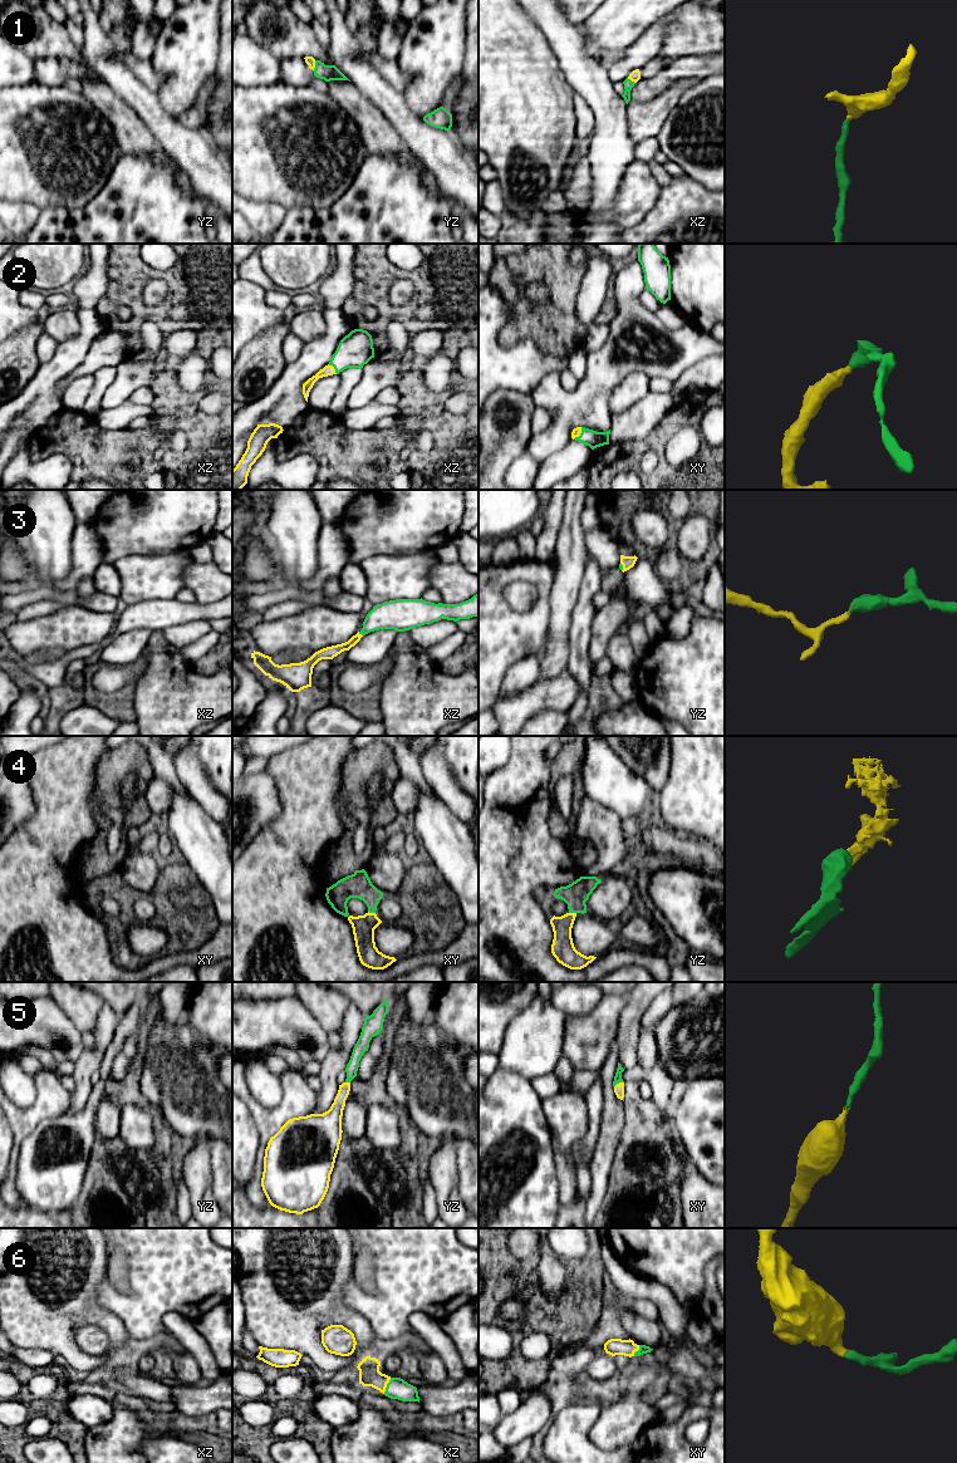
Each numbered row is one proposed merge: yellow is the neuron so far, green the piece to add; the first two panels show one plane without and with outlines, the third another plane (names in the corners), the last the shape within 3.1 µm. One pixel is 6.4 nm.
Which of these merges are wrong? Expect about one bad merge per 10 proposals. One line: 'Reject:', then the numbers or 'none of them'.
Reject: none of them

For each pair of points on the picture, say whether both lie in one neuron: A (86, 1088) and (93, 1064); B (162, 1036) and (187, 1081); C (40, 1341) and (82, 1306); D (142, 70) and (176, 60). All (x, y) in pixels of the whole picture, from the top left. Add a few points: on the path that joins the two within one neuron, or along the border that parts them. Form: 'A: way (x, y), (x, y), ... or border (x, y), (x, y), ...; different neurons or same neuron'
A: way (86, 1081), (87, 1070); same neuron
B: way (171, 1047), (178, 1070); same neuron
C: way (39, 1326), (54, 1310), (67, 1306); same neuron
D: border (150, 59), (153, 68), (165, 78), (155, 93); different neurons

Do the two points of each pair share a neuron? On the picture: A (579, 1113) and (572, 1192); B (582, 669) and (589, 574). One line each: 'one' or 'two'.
A: one
B: one

